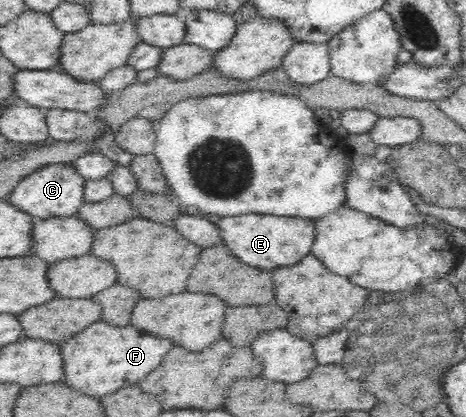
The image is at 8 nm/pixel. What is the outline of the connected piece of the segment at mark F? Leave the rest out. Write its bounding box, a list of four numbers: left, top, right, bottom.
[60,318,174,396]

